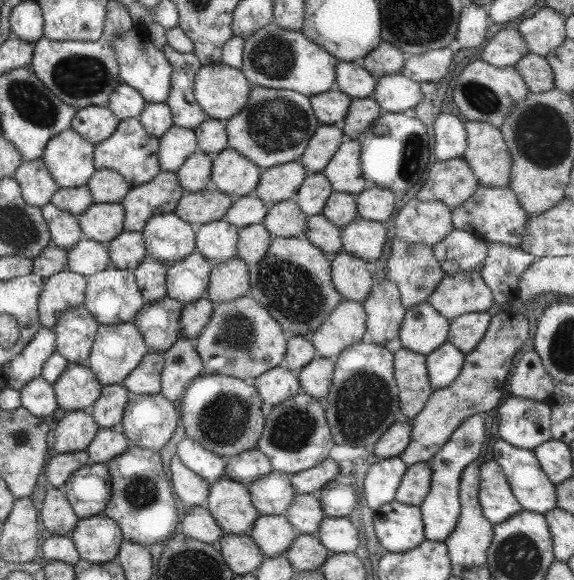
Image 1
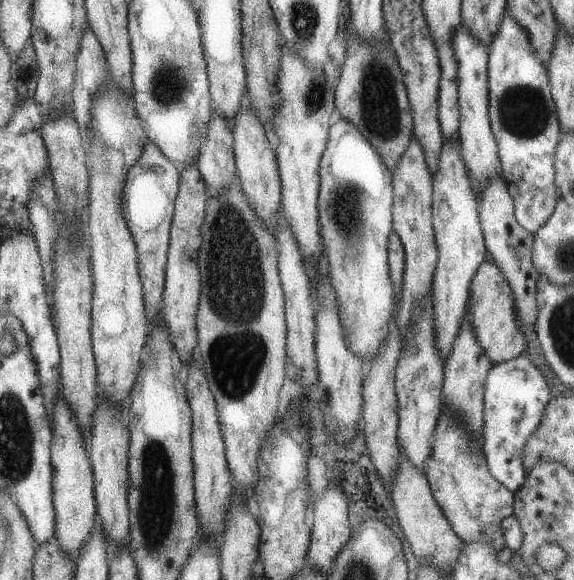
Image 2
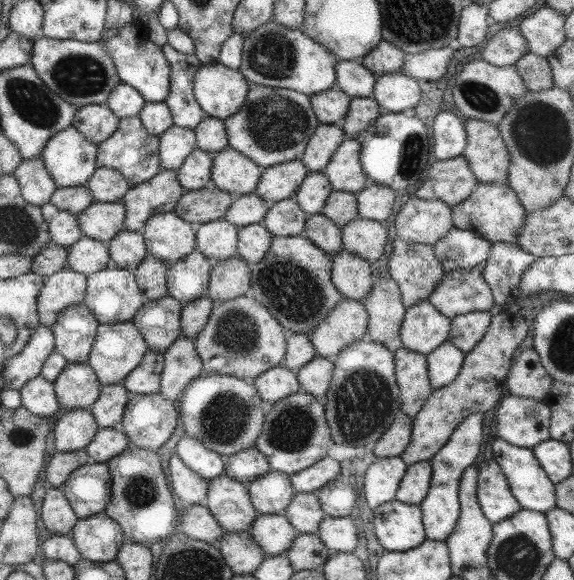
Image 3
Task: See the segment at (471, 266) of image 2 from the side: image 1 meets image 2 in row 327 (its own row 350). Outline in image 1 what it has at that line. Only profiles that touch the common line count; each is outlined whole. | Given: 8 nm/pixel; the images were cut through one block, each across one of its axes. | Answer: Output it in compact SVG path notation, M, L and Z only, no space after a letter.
M445 341L426 357L426 372L432 391L446 388L461 370L464 354Z

